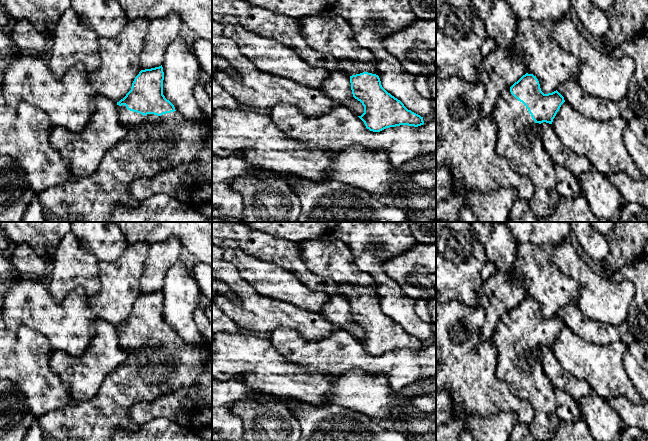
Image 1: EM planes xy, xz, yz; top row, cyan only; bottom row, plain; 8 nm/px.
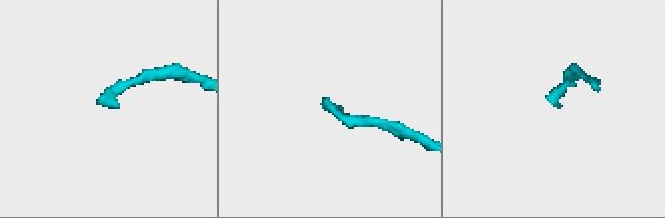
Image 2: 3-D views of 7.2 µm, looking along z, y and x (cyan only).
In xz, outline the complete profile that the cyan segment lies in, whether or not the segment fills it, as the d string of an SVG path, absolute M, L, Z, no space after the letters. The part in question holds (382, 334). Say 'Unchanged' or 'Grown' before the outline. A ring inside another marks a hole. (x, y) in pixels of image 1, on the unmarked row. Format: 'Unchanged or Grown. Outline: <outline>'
Grown. Outline: M347 283L338 285L338 293L350 301L353 321L364 330L364 337L358 341L367 353L380 356L400 349L418 351L424 348L423 341L408 334L382 311L376 290Z

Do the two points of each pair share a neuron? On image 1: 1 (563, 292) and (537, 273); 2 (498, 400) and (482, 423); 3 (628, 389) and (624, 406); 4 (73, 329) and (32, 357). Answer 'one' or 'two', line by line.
1: one
2: two
3: two
4: two

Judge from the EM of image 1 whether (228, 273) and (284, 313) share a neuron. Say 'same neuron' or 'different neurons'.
same neuron

